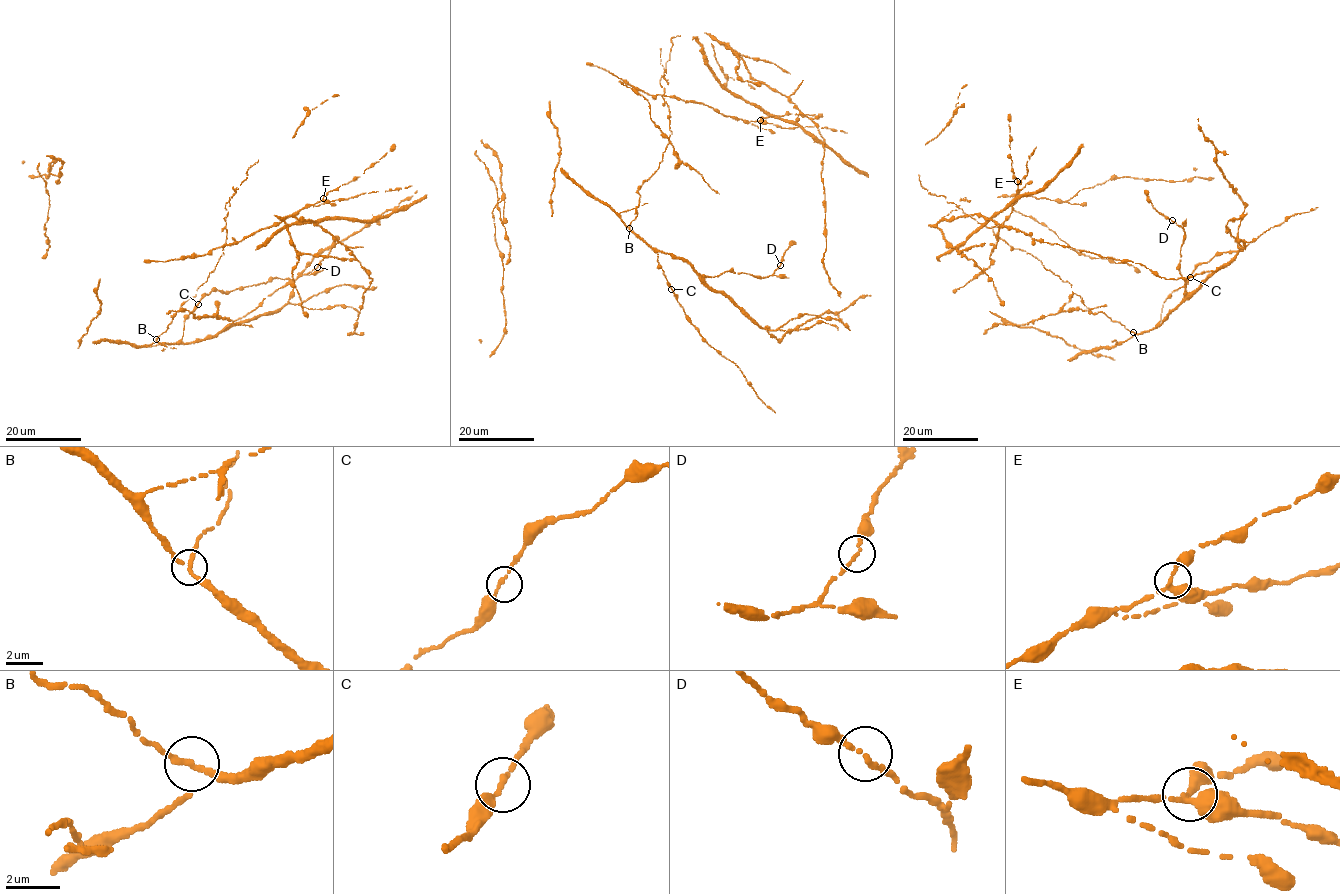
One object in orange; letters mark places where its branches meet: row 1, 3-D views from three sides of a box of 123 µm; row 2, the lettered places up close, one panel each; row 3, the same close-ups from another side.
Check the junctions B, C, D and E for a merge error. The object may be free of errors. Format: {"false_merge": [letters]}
{"false_merge": ["B"]}

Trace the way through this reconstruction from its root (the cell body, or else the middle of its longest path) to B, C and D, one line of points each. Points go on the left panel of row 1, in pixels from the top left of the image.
B: (176, 312), (167, 330), (156, 340)
C: (176, 312), (167, 330), (157, 338), (159, 342), (174, 344), (182, 338), (184, 321), (198, 304)
D: (176, 312), (167, 330), (157, 338), (159, 342), (188, 343), (212, 338), (255, 309), (268, 295), (317, 267)

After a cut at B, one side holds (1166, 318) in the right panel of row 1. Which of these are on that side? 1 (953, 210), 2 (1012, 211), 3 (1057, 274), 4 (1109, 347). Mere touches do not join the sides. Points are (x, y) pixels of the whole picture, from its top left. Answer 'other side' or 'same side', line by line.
1: other side
2: same side
3: other side
4: same side

